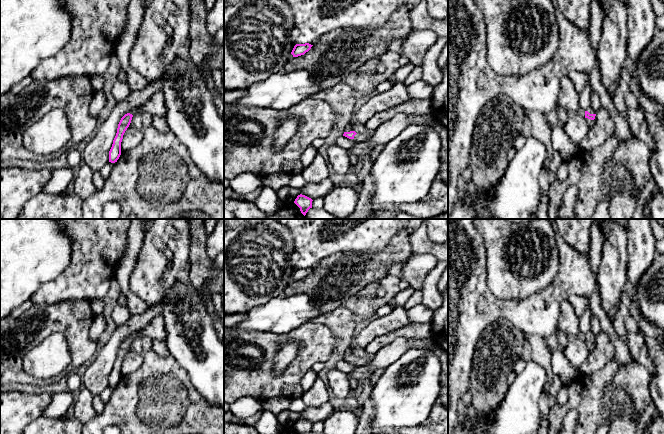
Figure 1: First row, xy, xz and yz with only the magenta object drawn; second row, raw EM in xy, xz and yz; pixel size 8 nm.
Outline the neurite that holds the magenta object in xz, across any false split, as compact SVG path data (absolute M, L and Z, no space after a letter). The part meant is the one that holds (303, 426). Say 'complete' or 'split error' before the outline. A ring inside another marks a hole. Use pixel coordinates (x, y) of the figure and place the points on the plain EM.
complete; M298 419L294 427L300 432L300 434L309 434L312 432L312 423L305 419Z

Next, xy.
split error; M137 330L121 342L118 348L116 360L109 375L109 386L115 387L119 383L121 379L121 366L123 363L123 359L131 347L132 341L140 337L142 337L142 334L140 330Z

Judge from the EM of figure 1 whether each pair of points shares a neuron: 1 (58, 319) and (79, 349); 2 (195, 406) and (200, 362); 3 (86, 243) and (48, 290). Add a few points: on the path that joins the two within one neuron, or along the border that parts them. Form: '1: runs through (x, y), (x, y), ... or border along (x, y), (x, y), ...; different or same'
1: runs through (65, 326), (79, 342); same
2: border along (184, 370), (193, 387), (213, 406); different
3: runs through (86, 256), (86, 259), (61, 284); same

